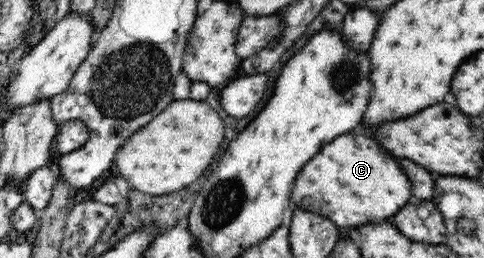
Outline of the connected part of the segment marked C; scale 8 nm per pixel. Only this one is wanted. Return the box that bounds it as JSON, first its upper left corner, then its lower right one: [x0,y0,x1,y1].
[290,131,412,228]

